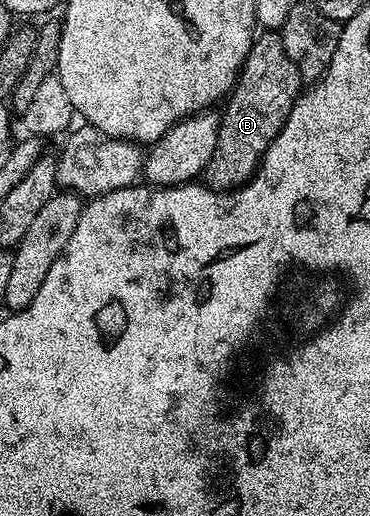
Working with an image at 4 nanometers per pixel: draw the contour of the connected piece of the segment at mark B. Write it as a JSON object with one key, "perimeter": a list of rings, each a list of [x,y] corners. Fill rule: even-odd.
{"perimeter":[[[264,30],[256,34],[249,57],[226,100],[227,108],[221,111],[217,149],[213,149],[213,157],[205,172],[206,186],[214,191],[234,191],[254,175],[269,145],[281,133],[304,83],[297,65],[293,65],[289,53],[285,53],[278,31]]]}

